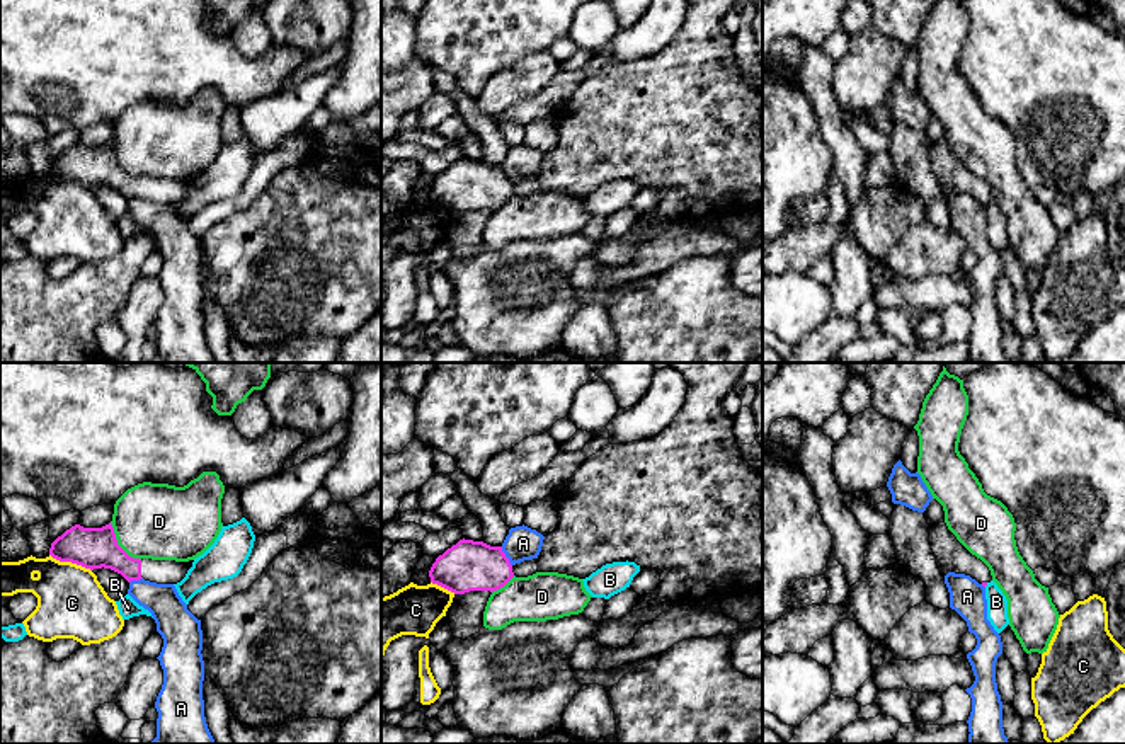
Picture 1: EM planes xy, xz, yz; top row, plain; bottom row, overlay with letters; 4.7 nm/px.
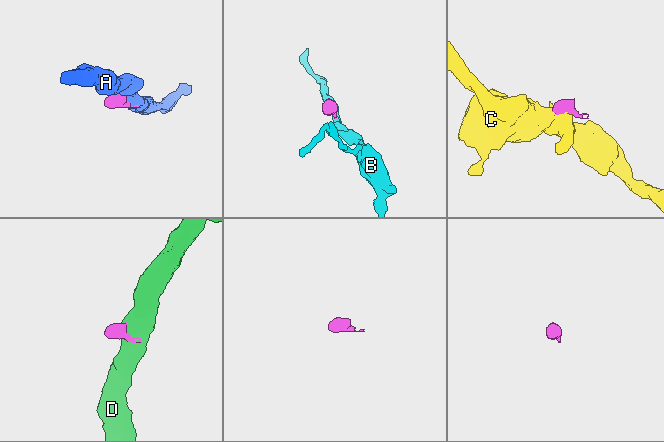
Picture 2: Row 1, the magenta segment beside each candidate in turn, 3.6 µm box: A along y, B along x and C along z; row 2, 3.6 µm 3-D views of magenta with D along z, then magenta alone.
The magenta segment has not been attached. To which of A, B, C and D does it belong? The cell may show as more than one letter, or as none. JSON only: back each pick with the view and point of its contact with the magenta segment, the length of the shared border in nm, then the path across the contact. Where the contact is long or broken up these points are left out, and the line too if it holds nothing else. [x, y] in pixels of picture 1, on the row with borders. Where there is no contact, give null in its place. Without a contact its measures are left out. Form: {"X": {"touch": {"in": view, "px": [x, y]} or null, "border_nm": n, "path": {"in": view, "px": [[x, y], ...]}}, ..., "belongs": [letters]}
{"belongs": []}

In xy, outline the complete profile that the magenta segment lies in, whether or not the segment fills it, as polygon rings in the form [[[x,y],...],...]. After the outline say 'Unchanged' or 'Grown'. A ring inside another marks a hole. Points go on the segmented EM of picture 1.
[[[111,523],[102,528],[71,526],[51,543],[49,555],[90,570],[111,569],[128,582],[145,579],[157,584],[180,582],[194,562],[133,558],[117,545]]]. Grown

